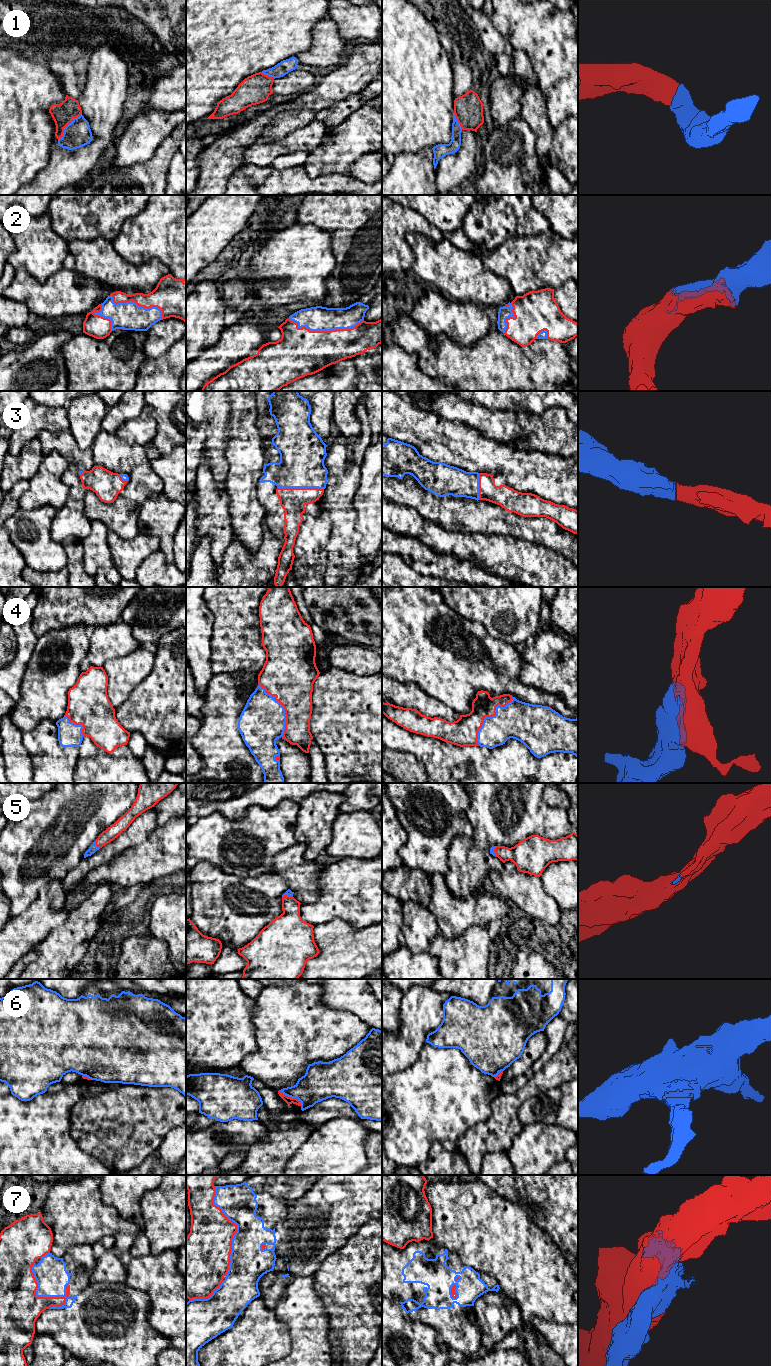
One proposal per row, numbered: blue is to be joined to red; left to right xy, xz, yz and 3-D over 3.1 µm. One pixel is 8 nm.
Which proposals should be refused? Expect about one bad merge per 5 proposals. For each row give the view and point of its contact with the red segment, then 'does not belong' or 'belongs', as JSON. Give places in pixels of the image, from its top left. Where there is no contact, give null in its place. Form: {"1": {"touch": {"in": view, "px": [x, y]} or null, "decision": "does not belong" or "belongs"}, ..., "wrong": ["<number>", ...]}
{"1": {"touch": {"in": "xy", "px": [67, 124]}, "decision": "belongs"}, "2": {"touch": {"in": "xz", "px": [325, 331]}, "decision": "belongs"}, "3": {"touch": {"in": "xz", "px": [300, 488]}, "decision": "belongs"}, "4": {"touch": {"in": "yz", "px": [489, 716]}, "decision": "belongs"}, "5": {"touch": {"in": "xy", "px": [95, 844]}, "decision": "belongs"}, "6": {"touch": {"in": "xz", "px": [290, 1097]}, "decision": "belongs"}, "7": {"touch": {"in": "xy", "px": [39, 1297]}, "decision": "does not belong"}, "wrong": ["7"]}

